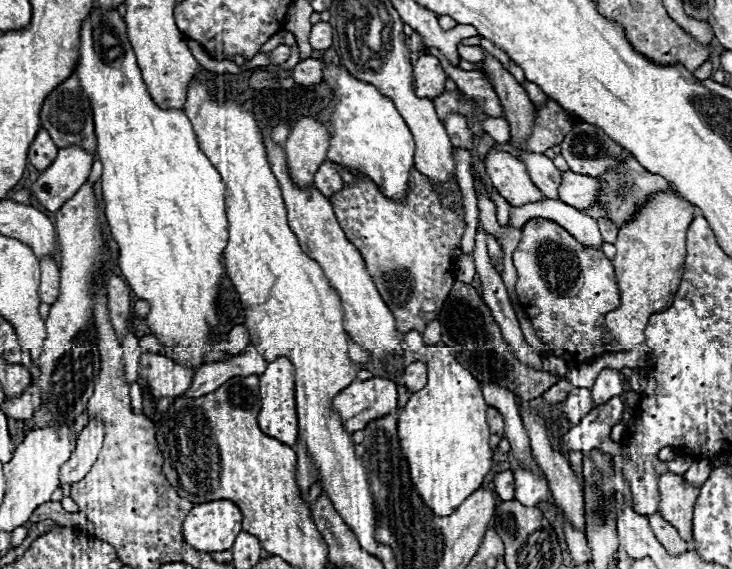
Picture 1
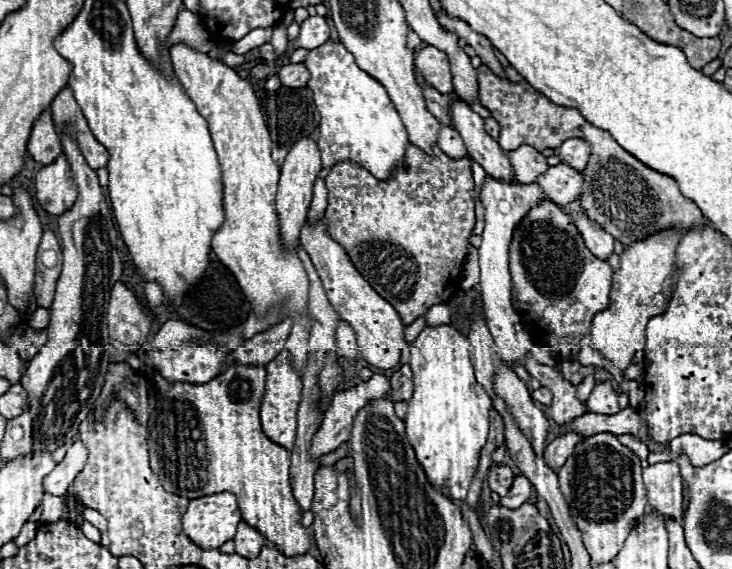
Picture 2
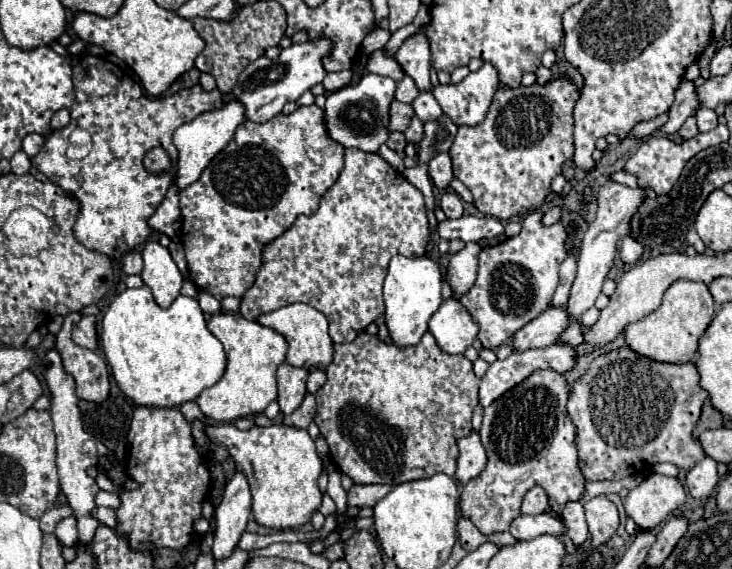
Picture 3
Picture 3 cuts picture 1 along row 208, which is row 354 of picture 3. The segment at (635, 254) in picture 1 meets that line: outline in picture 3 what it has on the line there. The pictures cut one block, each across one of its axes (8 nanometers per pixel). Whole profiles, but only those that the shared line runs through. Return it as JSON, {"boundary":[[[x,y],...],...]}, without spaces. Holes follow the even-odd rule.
{"boundary":[[[678,280],[666,290],[658,310],[624,328],[624,340],[628,348],[640,356],[652,358],[656,362],[684,364],[694,358],[698,350],[698,340],[710,326],[714,314],[716,314],[716,302],[704,282]]]}

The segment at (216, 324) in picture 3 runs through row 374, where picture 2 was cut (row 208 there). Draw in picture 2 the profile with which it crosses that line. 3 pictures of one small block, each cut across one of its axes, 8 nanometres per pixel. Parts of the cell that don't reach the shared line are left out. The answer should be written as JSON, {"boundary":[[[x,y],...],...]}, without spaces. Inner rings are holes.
{"boundary":[[[178,42],[170,48],[170,58],[186,94],[208,122],[222,166],[224,222],[212,236],[212,250],[218,260],[236,274],[240,288],[248,294],[258,316],[262,316],[270,306],[284,304],[284,318],[290,316],[294,320],[286,350],[292,354],[294,368],[302,374],[310,330],[310,318],[306,316],[308,276],[302,262],[296,258],[296,250],[282,252],[276,214],[280,168],[272,160],[272,140],[260,112],[260,102],[248,80],[240,78],[220,60],[210,58],[206,52],[198,52],[192,46]]]}

